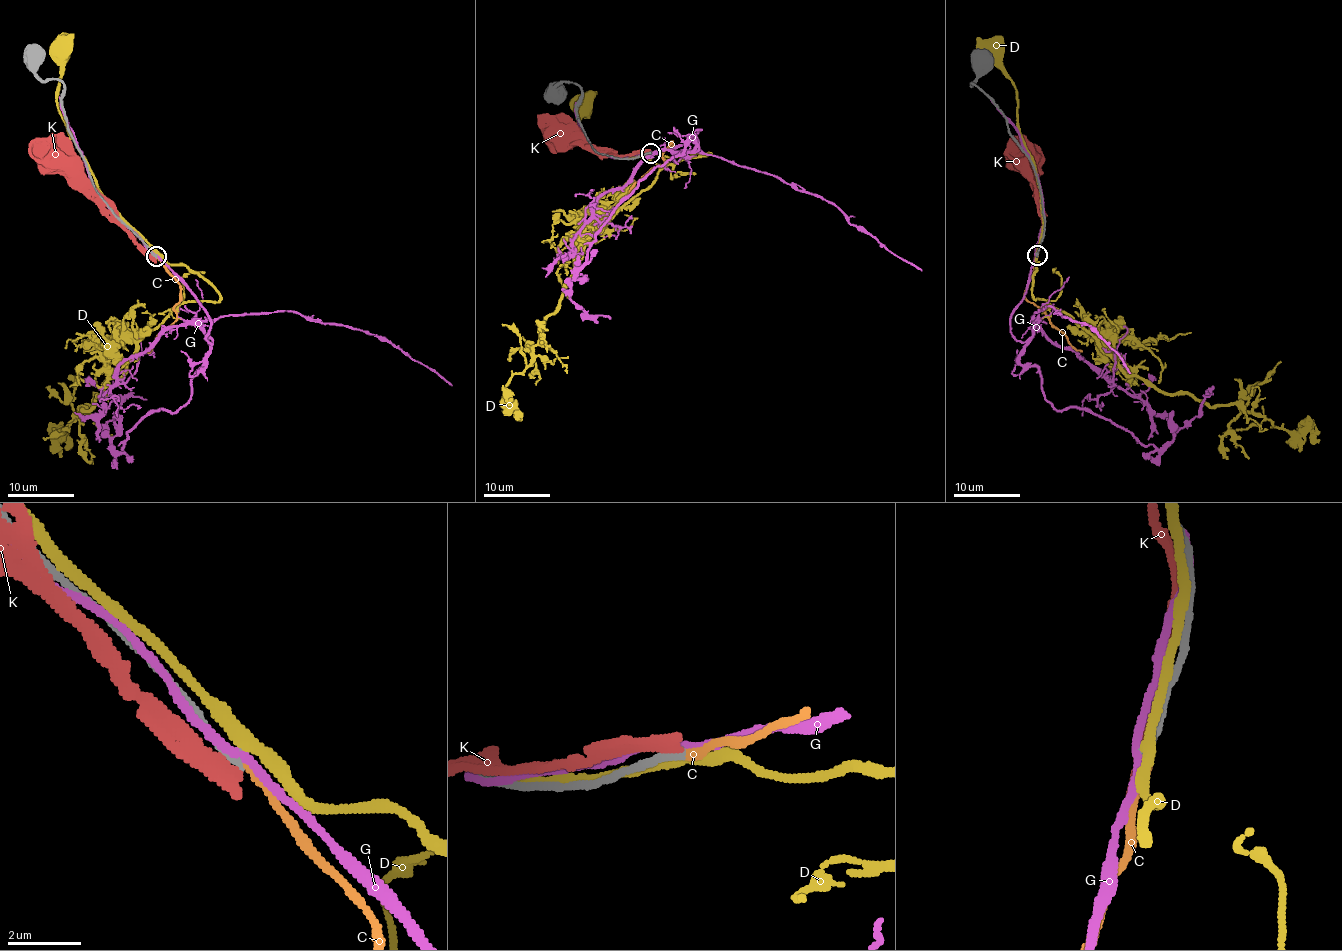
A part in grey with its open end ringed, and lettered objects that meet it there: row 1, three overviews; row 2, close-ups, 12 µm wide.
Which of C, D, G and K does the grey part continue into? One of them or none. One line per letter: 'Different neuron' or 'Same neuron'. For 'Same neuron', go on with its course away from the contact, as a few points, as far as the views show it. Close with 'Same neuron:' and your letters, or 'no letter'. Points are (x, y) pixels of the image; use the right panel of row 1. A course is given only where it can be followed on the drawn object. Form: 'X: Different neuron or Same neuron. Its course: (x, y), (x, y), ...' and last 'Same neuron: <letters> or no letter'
C: Same neuron. Its course: (1036, 255), (1025, 297), (1040, 308), (1077, 350), (1082, 350)
D: Different neuron
G: Different neuron
K: Different neuron
Same neuron: C

